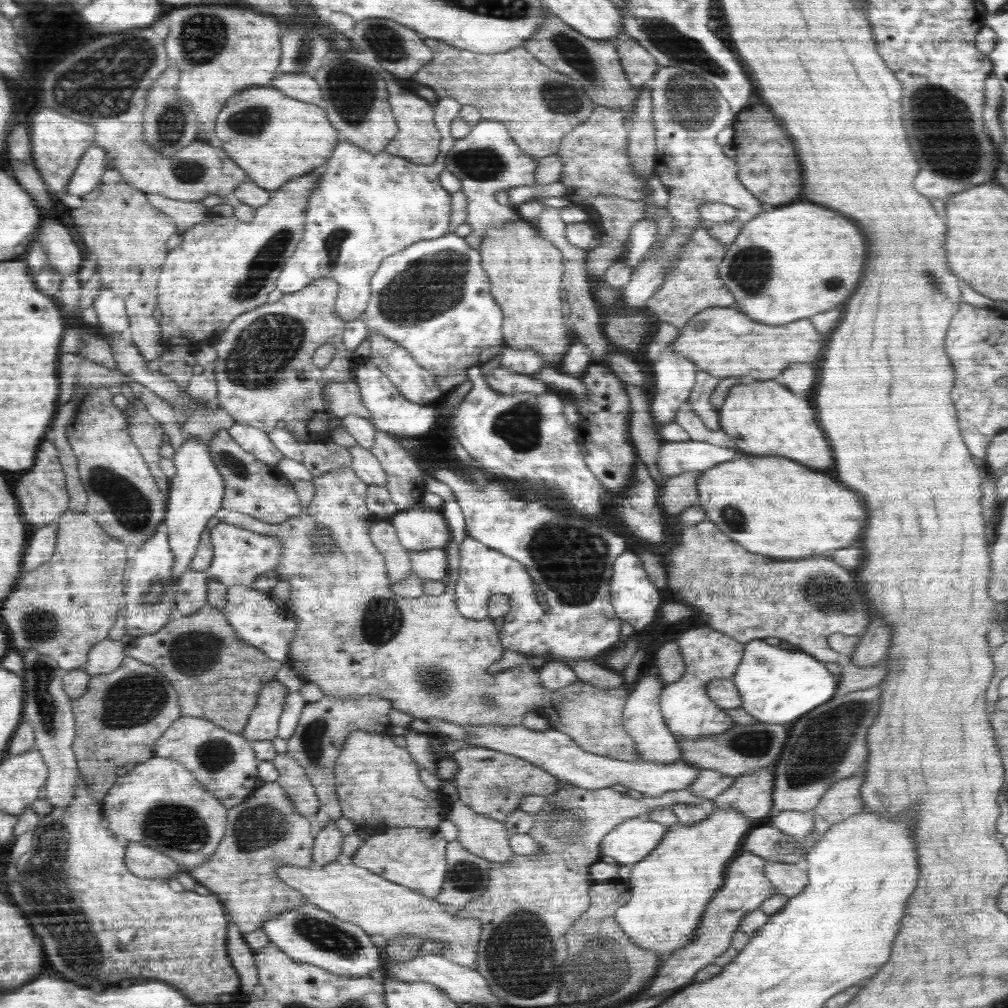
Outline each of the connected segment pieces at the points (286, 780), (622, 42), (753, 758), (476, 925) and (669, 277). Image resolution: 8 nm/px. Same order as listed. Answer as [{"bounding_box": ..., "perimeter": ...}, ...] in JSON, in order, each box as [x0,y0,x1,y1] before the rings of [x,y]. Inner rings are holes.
[{"bounding_box":[271,753,321,816],"perimeter":[[[280,753],[271,761],[279,775],[277,784],[285,788],[296,809],[306,816],[316,814],[321,806],[320,799],[301,763],[287,753]]]},{"bounding_box":[608,33,659,88],"perimeter":[[[626,33],[608,40],[618,53],[628,82],[634,88],[644,88],[659,69],[655,58],[638,42]]]},{"bounding_box":[677,721,789,778],"perimeter":[[[758,721],[749,725],[735,724],[726,732],[699,739],[678,739],[677,743],[681,750],[679,760],[698,766],[698,769],[710,769],[734,778],[750,772],[758,772],[764,768],[772,771],[783,746],[787,743],[788,730],[789,726]]]},{"bounding_box":[277,860,482,969],"perimeter":[[[337,860],[318,868],[282,865],[277,874],[290,888],[304,894],[308,903],[315,904],[343,922],[362,927],[363,931],[381,943],[396,937],[420,937],[424,941],[438,941],[445,948],[439,954],[448,960],[471,969],[477,965],[482,920],[456,916],[455,910],[434,897],[428,898],[416,890],[410,890],[410,887],[390,882],[366,870],[366,867],[339,863]]]},{"bounding_box":[646,221,737,329],"perimeter":[[[703,221],[702,226],[694,230],[692,238],[681,250],[679,261],[665,274],[660,290],[656,290],[650,302],[646,302],[646,308],[660,321],[669,322],[679,329],[701,310],[737,306],[734,296],[718,274],[726,248],[710,236],[709,226],[710,223]]]}]

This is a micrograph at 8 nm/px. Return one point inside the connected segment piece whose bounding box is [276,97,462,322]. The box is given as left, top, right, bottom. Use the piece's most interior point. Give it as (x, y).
(366, 207)

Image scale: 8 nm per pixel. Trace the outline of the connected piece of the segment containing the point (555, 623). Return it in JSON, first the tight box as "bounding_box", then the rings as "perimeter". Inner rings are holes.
{"bounding_box":[355,358,626,665],"perimeter":[[[367,358],[363,363],[360,369],[357,370],[357,377],[355,378],[355,380],[358,383],[359,386],[359,391],[360,391],[360,398],[362,399],[362,402],[365,404],[365,407],[368,409],[368,412],[370,413],[370,421],[373,423],[373,425],[376,427],[377,430],[379,430],[380,432],[386,432],[386,434],[388,435],[392,435],[395,436],[396,438],[398,437],[420,437],[423,436],[424,434],[426,434],[426,432],[428,430],[430,430],[433,425],[440,421],[440,420],[448,420],[447,422],[444,422],[443,425],[449,426],[450,428],[453,429],[454,432],[454,438],[458,439],[458,442],[464,447],[464,450],[466,450],[466,452],[468,452],[468,454],[470,454],[470,456],[476,460],[476,462],[480,462],[480,466],[482,466],[482,470],[484,470],[486,472],[486,474],[491,474],[490,478],[488,478],[488,483],[486,484],[486,486],[484,488],[482,488],[482,490],[476,490],[477,486],[475,484],[472,484],[472,482],[470,482],[470,480],[468,480],[468,476],[462,476],[462,474],[460,474],[460,472],[456,472],[456,470],[450,470],[450,468],[446,467],[446,466],[442,466],[442,464],[428,464],[425,462],[421,462],[422,468],[424,469],[424,473],[427,476],[431,476],[434,480],[438,480],[438,482],[442,482],[444,483],[446,486],[448,486],[448,488],[450,488],[450,490],[453,492],[453,494],[455,495],[455,497],[457,498],[457,503],[460,505],[461,511],[463,512],[464,518],[465,518],[465,527],[467,530],[467,535],[471,536],[472,538],[475,538],[476,540],[479,540],[480,542],[482,542],[482,544],[485,544],[488,548],[494,549],[494,550],[499,550],[500,552],[502,552],[502,554],[505,554],[506,556],[509,556],[510,558],[514,558],[514,560],[518,560],[518,562],[521,562],[526,569],[526,572],[528,572],[528,574],[531,576],[531,579],[534,581],[534,584],[536,586],[536,589],[538,590],[538,592],[540,593],[540,596],[542,596],[542,602],[544,604],[544,620],[546,621],[546,626],[544,626],[544,628],[538,628],[538,632],[540,632],[540,634],[530,634],[530,632],[528,632],[528,634],[522,634],[522,628],[520,628],[520,626],[522,626],[522,624],[518,624],[518,620],[516,620],[516,618],[518,618],[518,614],[510,614],[510,611],[508,611],[508,614],[506,614],[506,616],[504,617],[504,625],[502,626],[502,630],[501,630],[501,639],[502,639],[502,647],[506,648],[506,650],[511,650],[517,653],[522,653],[526,656],[547,656],[550,660],[552,661],[556,661],[556,662],[562,662],[562,663],[566,663],[567,665],[570,664],[570,662],[574,662],[574,660],[591,660],[592,658],[594,658],[595,656],[598,656],[598,654],[602,654],[602,652],[604,652],[605,650],[608,650],[610,648],[613,648],[615,643],[618,643],[618,637],[620,637],[620,632],[621,632],[621,623],[622,621],[615,616],[615,610],[614,607],[612,606],[611,603],[611,598],[610,598],[610,581],[613,575],[613,564],[614,561],[624,552],[626,551],[626,536],[625,535],[621,535],[620,533],[614,531],[614,529],[609,528],[608,526],[603,526],[602,524],[600,524],[600,522],[598,522],[598,514],[602,513],[602,510],[600,508],[600,496],[602,496],[602,492],[605,490],[605,488],[602,486],[602,484],[600,484],[600,481],[597,480],[597,478],[594,476],[594,474],[592,474],[592,471],[590,470],[590,468],[588,468],[588,466],[586,466],[583,454],[581,453],[581,446],[578,445],[578,439],[581,436],[581,432],[579,430],[578,425],[577,426],[572,426],[571,424],[569,424],[569,422],[566,420],[565,414],[563,413],[563,400],[560,399],[554,392],[552,391],[547,391],[544,394],[532,394],[530,392],[518,392],[518,393],[512,393],[512,394],[502,394],[501,392],[498,392],[497,390],[494,390],[492,386],[489,385],[487,379],[485,378],[484,375],[482,375],[481,373],[481,366],[473,366],[472,368],[468,368],[468,370],[466,370],[467,373],[467,377],[468,380],[472,381],[472,388],[471,390],[466,394],[466,396],[464,397],[464,399],[462,400],[462,402],[460,402],[460,405],[458,405],[458,407],[456,407],[456,409],[454,409],[453,414],[454,415],[447,415],[445,416],[444,414],[441,414],[442,409],[442,402],[440,401],[436,401],[435,403],[428,403],[428,404],[416,404],[413,402],[410,402],[409,400],[406,400],[406,398],[404,398],[399,392],[398,389],[396,388],[396,386],[394,386],[394,384],[392,384],[392,381],[385,375],[385,373],[383,371],[381,371],[371,360],[370,358]],[[536,488],[540,488],[540,492],[552,492],[552,490],[554,490],[554,494],[558,494],[558,496],[556,496],[556,498],[552,498],[552,496],[548,496],[548,500],[556,500],[556,506],[552,506],[552,504],[550,504],[550,502],[548,502],[548,504],[546,504],[546,502],[534,502],[535,498],[534,496],[528,496],[528,494],[526,494],[526,492],[536,492]],[[560,498],[562,498],[562,500],[564,500],[564,504],[562,504],[562,506],[560,506],[560,504],[558,504],[558,502],[560,502]]]}

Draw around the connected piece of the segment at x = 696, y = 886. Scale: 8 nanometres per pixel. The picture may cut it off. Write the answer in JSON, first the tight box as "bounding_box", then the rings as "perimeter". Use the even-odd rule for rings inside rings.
{"bounding_box":[615,807,753,961],"perimeter":[[[726,807],[712,810],[709,817],[700,822],[691,825],[676,823],[669,826],[657,847],[640,862],[632,865],[631,875],[625,881],[630,887],[631,897],[615,913],[616,923],[626,932],[624,935],[640,948],[654,951],[660,961],[670,953],[693,943],[695,930],[698,923],[702,922],[706,905],[722,886],[728,863],[741,852],[744,834],[753,825],[746,815],[739,813],[738,809]]]}

